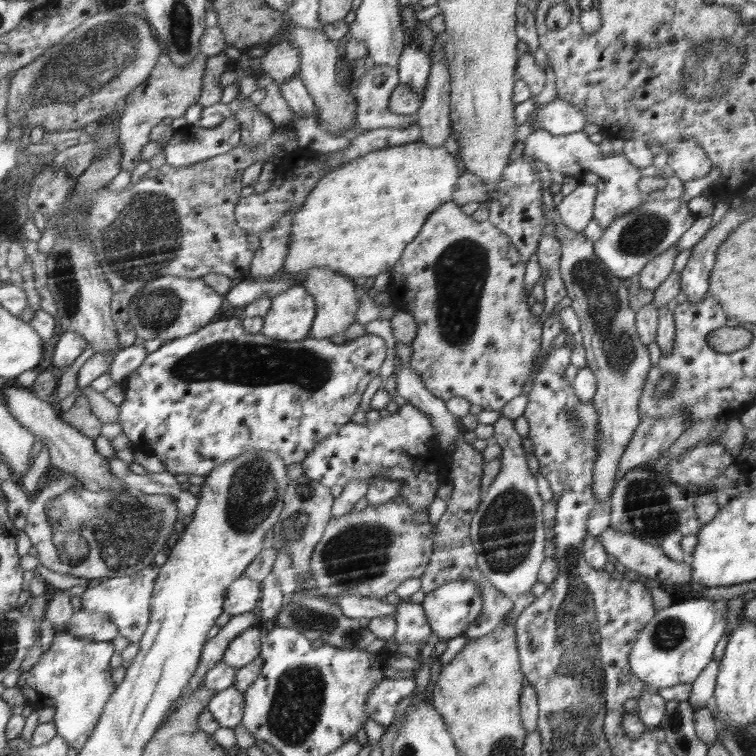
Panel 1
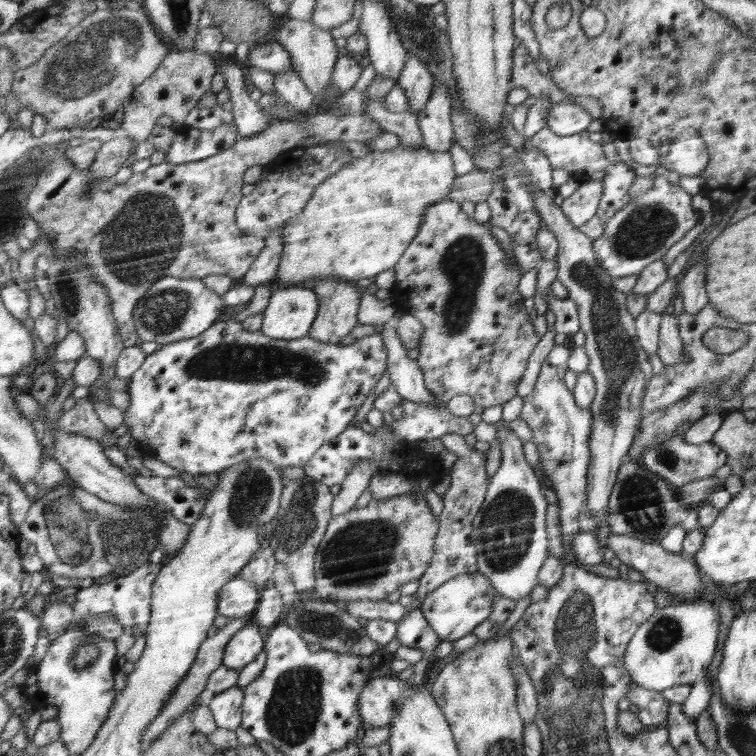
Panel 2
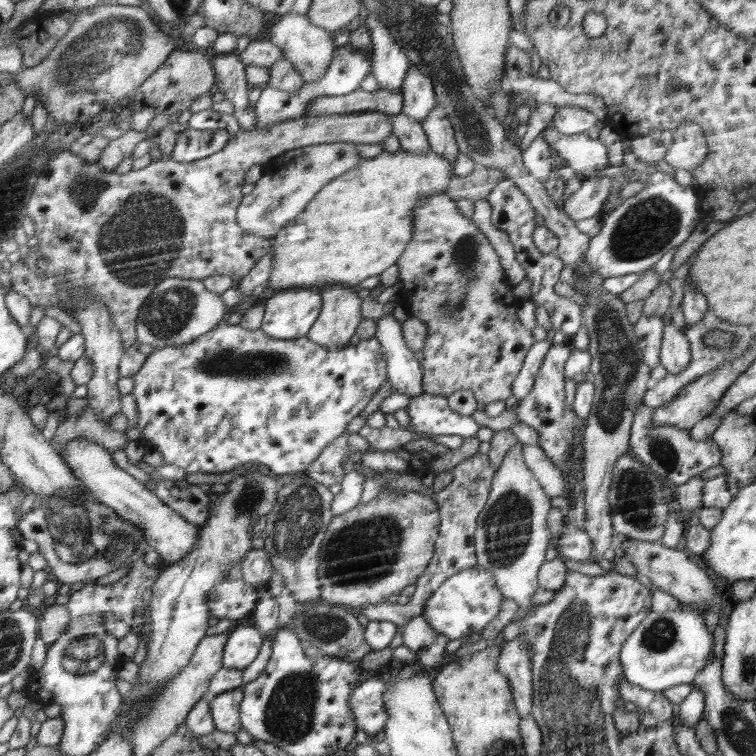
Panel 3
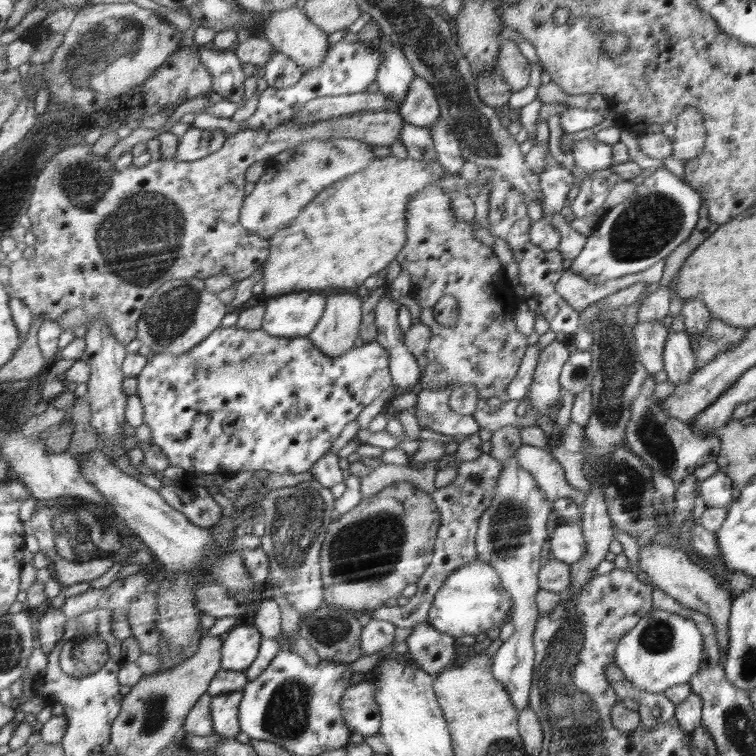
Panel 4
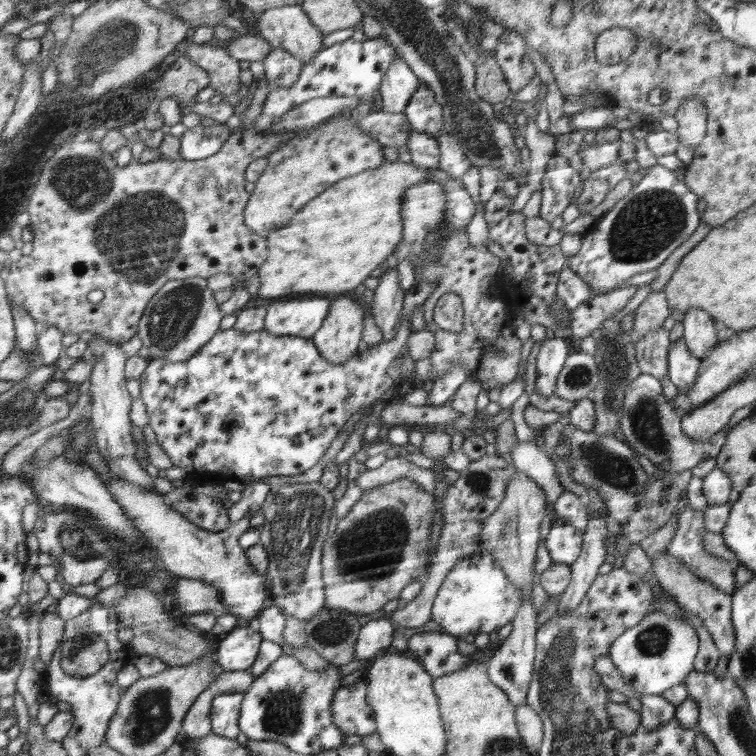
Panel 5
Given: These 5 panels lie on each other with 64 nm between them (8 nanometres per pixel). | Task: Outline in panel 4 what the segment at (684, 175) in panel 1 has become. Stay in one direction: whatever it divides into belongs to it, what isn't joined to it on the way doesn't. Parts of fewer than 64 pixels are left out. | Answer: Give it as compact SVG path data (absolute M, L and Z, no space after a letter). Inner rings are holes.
M691 106L680 113L674 123L676 132L671 157L686 164L700 156L705 147L707 130L701 110Z

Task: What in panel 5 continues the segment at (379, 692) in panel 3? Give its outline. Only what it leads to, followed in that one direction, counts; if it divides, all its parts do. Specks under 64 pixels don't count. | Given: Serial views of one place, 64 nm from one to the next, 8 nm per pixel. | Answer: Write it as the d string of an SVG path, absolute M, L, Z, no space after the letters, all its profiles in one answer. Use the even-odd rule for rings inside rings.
M358 680L340 687L331 704L332 720L344 735L366 736L376 732L375 716L367 701L367 684Z

